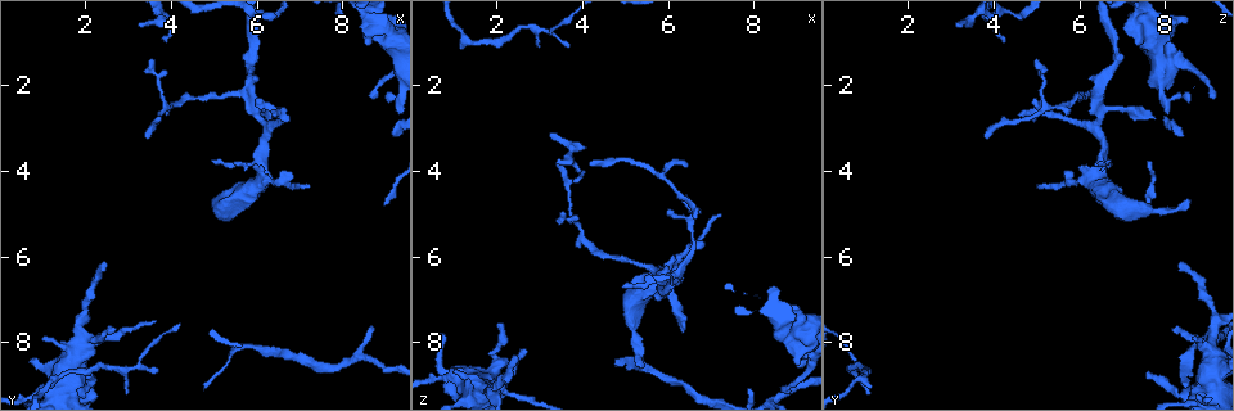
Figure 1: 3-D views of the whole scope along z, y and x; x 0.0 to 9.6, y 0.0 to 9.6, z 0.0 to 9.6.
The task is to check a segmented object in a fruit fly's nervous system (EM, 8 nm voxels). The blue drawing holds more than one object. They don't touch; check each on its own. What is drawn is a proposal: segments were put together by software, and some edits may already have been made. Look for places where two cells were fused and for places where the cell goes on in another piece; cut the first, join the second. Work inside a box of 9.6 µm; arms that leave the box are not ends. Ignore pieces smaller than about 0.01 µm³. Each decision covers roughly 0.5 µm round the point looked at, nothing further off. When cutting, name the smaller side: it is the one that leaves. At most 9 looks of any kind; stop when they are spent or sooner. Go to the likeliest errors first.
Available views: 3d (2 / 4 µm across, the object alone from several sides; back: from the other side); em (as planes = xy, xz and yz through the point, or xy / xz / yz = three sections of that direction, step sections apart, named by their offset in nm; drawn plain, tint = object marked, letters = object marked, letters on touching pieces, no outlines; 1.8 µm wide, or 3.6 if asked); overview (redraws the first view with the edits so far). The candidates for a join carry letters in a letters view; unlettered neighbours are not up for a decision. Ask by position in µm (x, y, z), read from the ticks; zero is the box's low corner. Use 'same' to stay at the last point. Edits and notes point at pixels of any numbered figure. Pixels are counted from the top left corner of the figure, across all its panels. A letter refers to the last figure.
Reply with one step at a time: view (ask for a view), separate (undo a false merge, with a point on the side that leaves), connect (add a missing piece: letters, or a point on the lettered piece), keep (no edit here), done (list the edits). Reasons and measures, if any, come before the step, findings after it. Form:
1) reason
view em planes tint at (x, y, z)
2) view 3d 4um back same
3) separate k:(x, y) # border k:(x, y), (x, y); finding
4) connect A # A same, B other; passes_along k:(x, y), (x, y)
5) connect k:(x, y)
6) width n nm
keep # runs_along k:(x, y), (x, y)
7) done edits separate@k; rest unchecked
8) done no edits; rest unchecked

an open end
view 3d 4um back at (8.50, 1.05, 7.35)

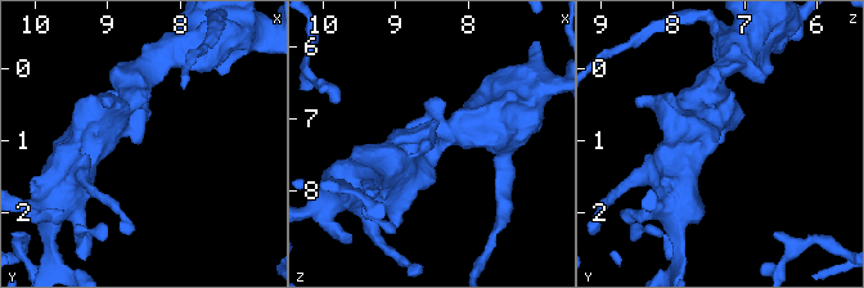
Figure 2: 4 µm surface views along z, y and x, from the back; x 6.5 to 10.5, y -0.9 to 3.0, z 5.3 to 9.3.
view em planes letters at (8.60, 1.05, 7.35)

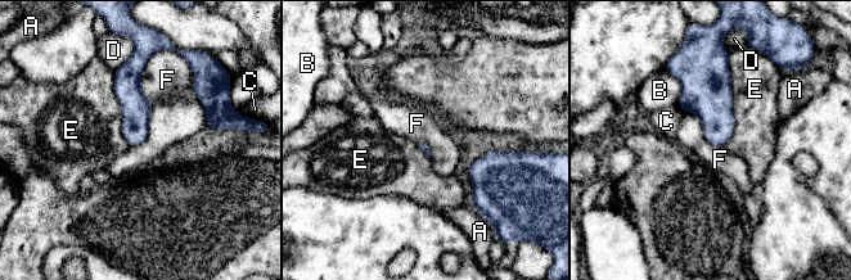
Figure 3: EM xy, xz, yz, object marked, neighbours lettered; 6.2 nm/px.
keep # A other, B other, C other, D other, E other, F other; border 3:(152, 55), (133, 147); none of them fits

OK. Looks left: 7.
thick turns thin
view 3d 4um at (1.60, 8.70, 9.00)

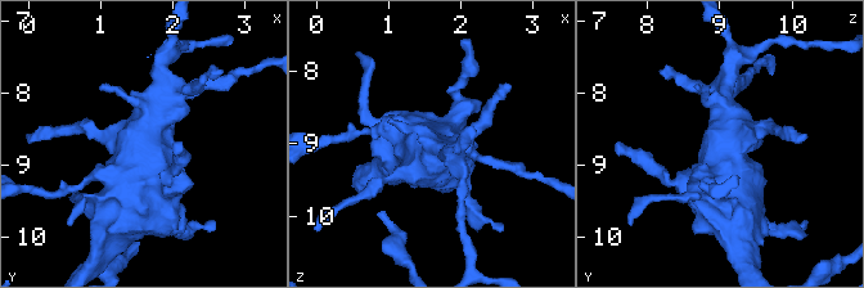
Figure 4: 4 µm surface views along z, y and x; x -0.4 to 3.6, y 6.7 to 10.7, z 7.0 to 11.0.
now the EM
view em 3.6um planes plain at (1.60, 8.75, 9.05)

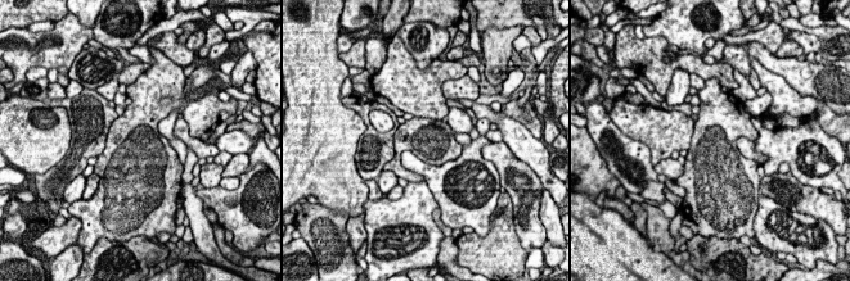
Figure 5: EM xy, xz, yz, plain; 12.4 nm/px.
what lies round it
view em 3.6um planes letters same

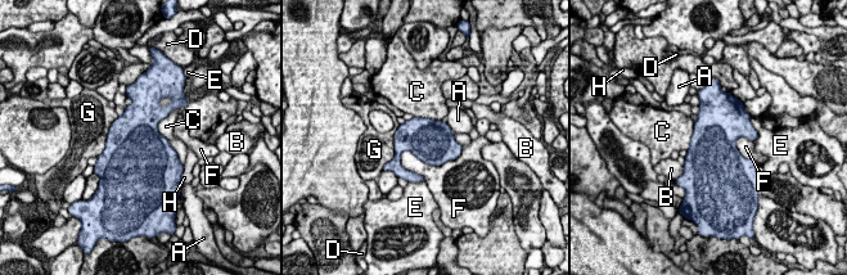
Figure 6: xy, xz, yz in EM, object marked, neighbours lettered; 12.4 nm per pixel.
longest_contact F 850 nm
keep # A other, B other, C other, D other, E other, F other, G other, H other; border 6:(463, 145), (400, 163); one cell here

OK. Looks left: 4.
tapers out
view 3d 4um at (2.45, 6.10, 8.40)

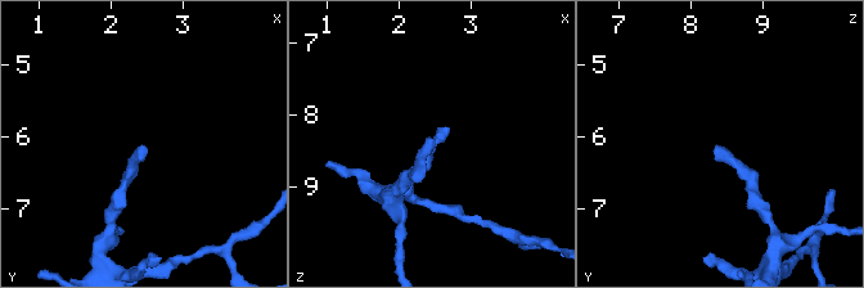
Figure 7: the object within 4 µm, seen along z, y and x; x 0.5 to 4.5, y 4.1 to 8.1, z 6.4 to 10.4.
now the EM
view em yz step 4 tint at (2.40, 6.15, 8.30)

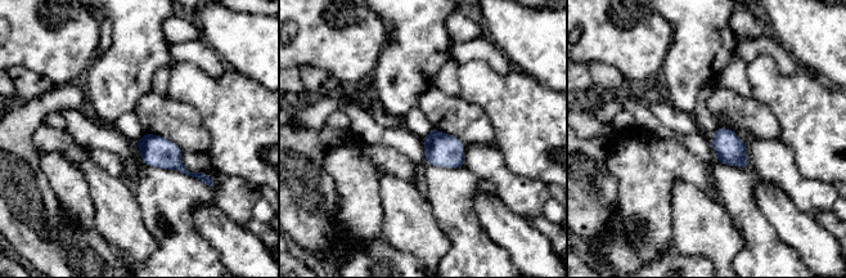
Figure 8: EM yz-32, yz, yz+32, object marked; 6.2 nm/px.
view em xz step 16 letters same

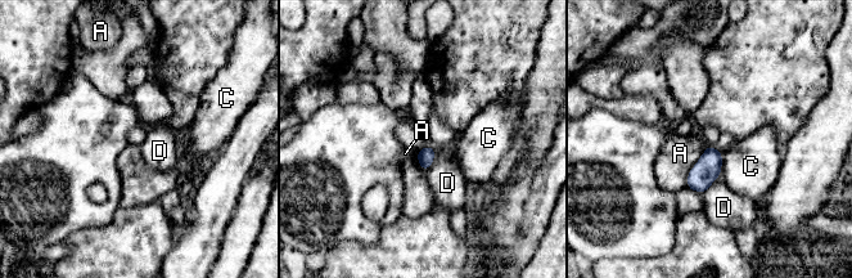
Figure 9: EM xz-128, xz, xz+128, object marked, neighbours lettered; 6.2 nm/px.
longest_contact A 300 nm
keep # A other, C other, D other; border 9:(436, 151), (433, 162), (426, 170); none of them fits

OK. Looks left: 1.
an open end
view em planes letters at (3.50, 1.30, 5.05)

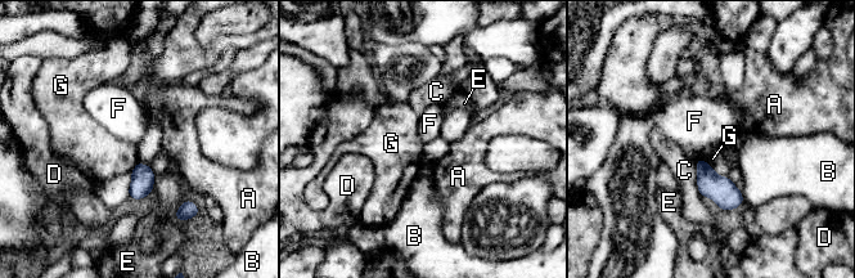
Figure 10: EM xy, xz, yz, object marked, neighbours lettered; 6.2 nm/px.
width 80 nm
keep # A other, B other, C other, D other, E other, F other, G other; border 10:(700, 157), (694, 161); no lettered piece goes on from it

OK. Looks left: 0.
done no edits; rest unchecked

